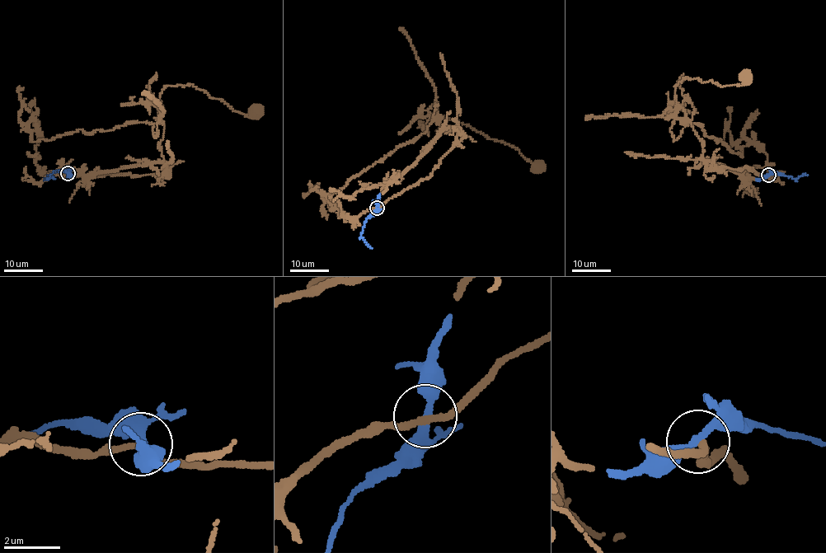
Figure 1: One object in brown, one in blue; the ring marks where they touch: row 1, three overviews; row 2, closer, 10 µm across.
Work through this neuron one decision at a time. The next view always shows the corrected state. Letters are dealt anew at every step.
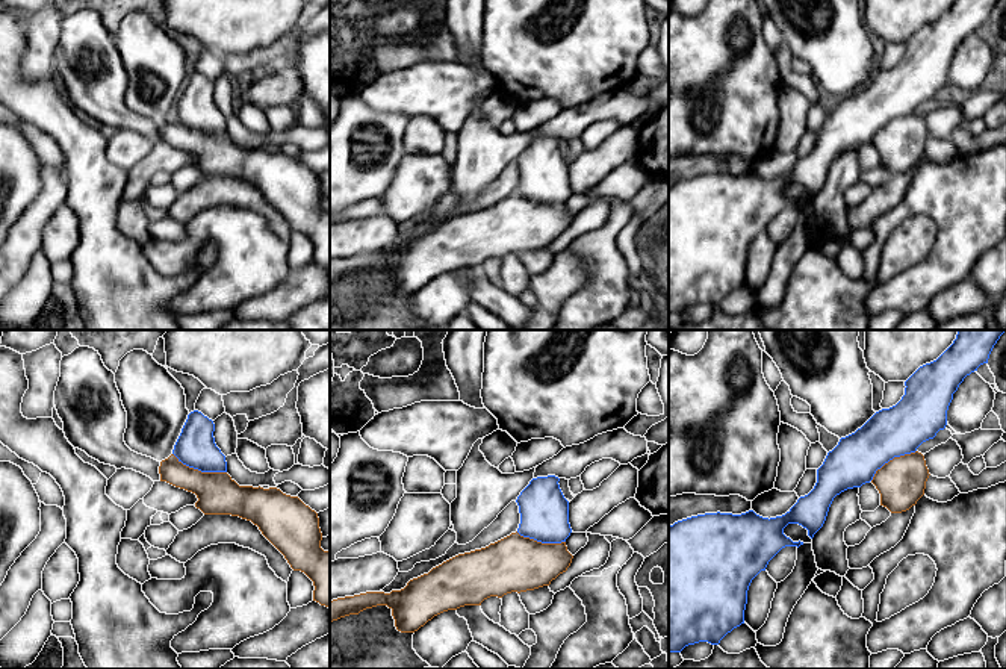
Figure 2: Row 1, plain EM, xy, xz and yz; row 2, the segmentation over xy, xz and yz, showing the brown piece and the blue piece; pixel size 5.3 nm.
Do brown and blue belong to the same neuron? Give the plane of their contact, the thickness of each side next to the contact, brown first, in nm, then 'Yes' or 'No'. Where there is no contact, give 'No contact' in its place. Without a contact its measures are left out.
Touches brown in xy. Thickness 220 nm (brown) against 220 nm. Yes

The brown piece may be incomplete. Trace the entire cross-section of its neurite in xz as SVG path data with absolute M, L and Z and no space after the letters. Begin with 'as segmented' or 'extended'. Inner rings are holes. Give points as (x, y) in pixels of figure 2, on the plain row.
extended; M555 136L537 138L520 153L520 185L516 194L490 204L486 209L458 215L428 235L413 239L401 251L366 253L330 262L330 283L366 269L387 266L392 271L395 288L401 294L415 294L434 277L464 266L481 266L490 257L502 259L511 253L526 253L549 247L566 233L573 216L567 212L566 200L572 189L569 185L569 162L564 159Z

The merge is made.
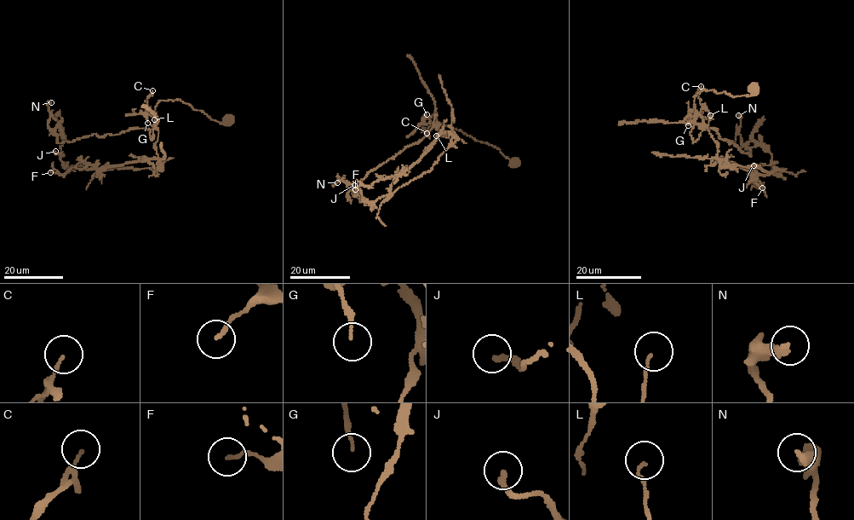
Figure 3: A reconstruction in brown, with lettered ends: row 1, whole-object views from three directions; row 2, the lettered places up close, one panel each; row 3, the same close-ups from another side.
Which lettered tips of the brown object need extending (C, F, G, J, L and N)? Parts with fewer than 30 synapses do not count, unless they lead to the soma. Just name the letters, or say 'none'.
none

